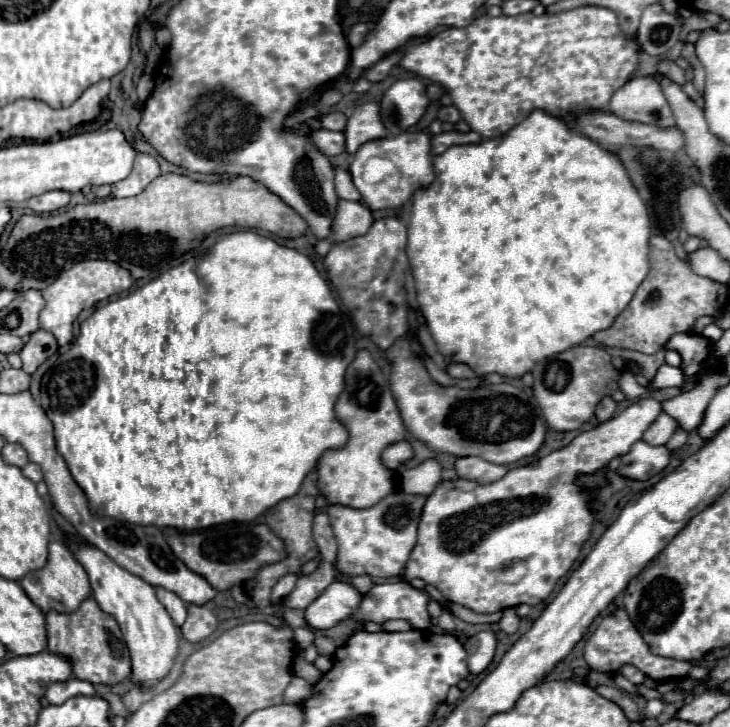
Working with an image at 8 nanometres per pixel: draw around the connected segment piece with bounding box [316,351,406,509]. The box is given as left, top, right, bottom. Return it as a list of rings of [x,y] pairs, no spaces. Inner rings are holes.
[[[360,351],[346,371],[346,387],[336,403],[336,417],[348,429],[348,443],[342,449],[326,451],[318,461],[318,491],[330,505],[338,503],[356,509],[372,507],[398,489],[396,471],[390,471],[380,455],[388,445],[406,439],[406,429],[388,387],[388,379],[378,363],[370,359],[368,351]]]

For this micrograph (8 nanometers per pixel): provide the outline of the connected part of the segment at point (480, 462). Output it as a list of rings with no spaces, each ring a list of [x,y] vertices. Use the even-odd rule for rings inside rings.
[[[462,457],[456,459],[456,473],[460,479],[472,479],[476,483],[492,483],[502,479],[512,465],[494,465],[480,457]]]

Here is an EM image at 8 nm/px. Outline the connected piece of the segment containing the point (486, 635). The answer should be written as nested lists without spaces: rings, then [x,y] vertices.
[[[480,631],[472,635],[466,643],[464,649],[468,653],[468,669],[472,675],[482,673],[490,661],[494,659],[494,649],[496,649],[496,637],[492,631]]]

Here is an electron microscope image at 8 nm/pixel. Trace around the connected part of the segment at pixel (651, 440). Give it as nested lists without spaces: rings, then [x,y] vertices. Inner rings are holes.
[[[660,413],[658,419],[646,429],[646,433],[642,435],[642,439],[648,445],[666,445],[666,441],[672,437],[672,433],[674,433],[676,427],[678,427],[676,419],[668,417],[666,413]]]

